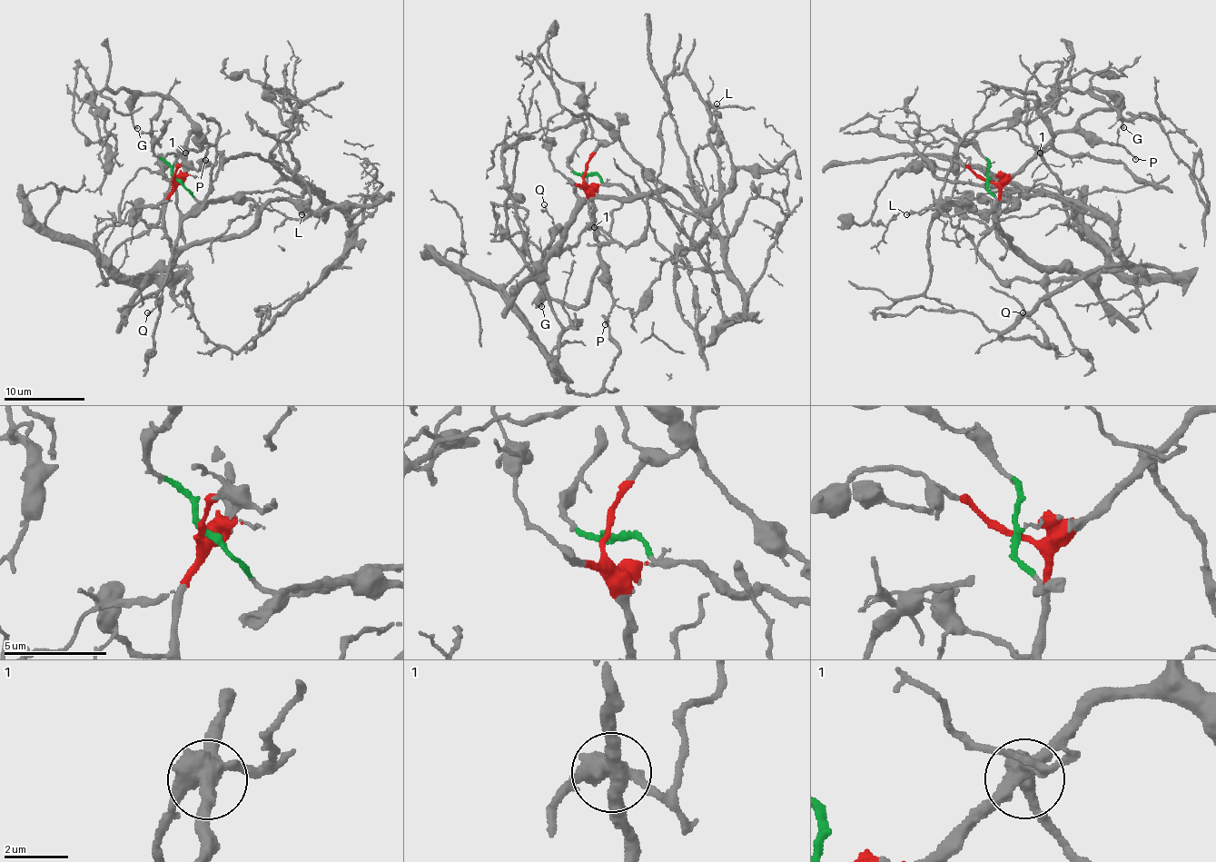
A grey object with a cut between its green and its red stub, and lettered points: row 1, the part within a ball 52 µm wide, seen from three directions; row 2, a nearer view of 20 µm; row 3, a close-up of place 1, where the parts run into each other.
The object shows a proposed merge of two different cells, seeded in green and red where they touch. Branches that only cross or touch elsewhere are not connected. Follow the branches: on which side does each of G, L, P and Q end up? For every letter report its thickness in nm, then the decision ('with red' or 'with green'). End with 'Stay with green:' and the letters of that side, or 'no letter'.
G: 200 nm | with red
L: 300 nm | with red
P: 150 nm | with red
Q: 130 nm | with red
Stay with green: no letter

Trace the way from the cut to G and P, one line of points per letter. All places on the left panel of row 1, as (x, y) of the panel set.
G: (174, 180), (182, 173), (192, 123), (183, 110), (170, 98), (141, 94), (132, 110), (132, 123), (138, 128)
P: (174, 180), (182, 173), (186, 140), (191, 132), (210, 146), (205, 161)

